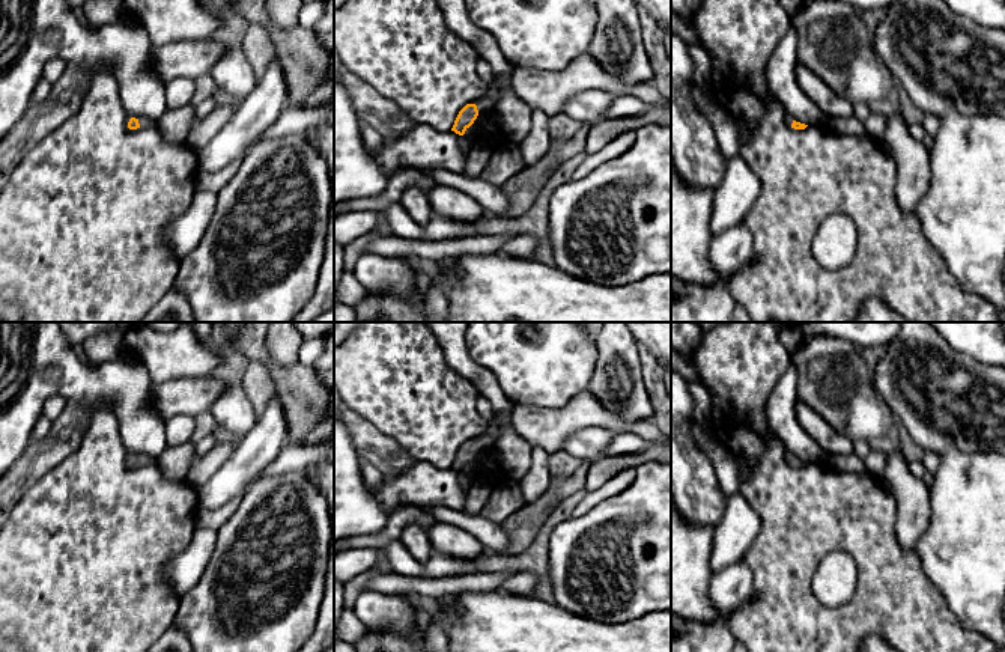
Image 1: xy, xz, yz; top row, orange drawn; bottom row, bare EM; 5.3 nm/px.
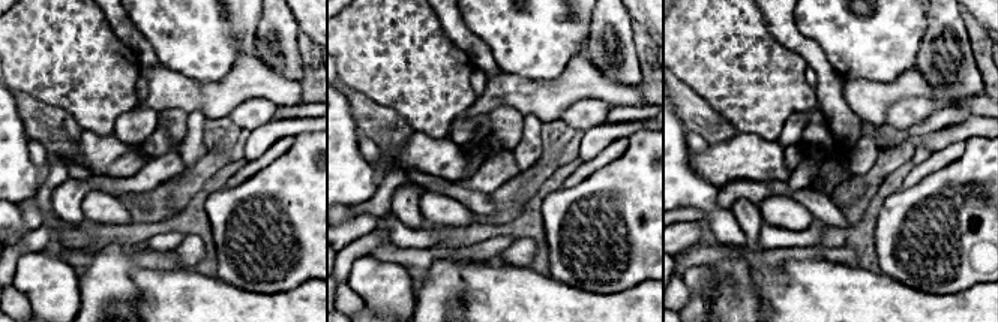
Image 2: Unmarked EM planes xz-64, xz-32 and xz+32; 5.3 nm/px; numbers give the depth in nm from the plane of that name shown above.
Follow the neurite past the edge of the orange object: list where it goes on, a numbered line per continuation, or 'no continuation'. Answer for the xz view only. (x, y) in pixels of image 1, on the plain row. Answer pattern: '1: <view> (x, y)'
1: xz (489, 435)

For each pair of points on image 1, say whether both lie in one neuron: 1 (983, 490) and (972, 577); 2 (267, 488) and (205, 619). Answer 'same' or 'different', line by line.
1: same
2: same

